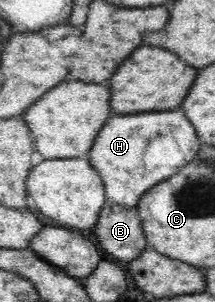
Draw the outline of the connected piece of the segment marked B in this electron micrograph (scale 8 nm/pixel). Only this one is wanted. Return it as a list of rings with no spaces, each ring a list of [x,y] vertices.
[[[106,201],[93,228],[97,245],[124,262],[138,257],[148,246],[135,208]]]

